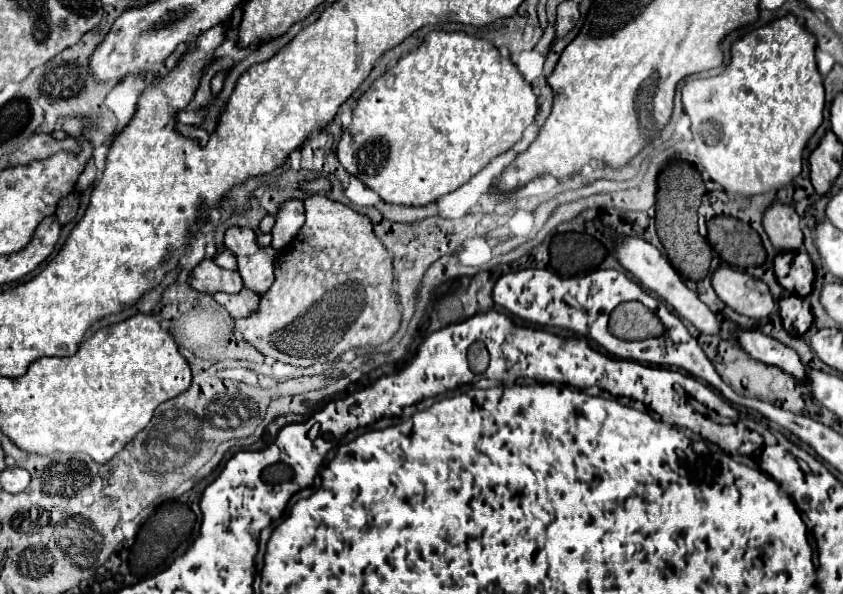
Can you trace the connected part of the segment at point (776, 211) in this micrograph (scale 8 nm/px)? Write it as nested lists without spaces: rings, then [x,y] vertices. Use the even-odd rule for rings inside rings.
[[[772,203],[766,209],[764,229],[778,251],[798,251],[804,243],[800,215],[784,203]]]

